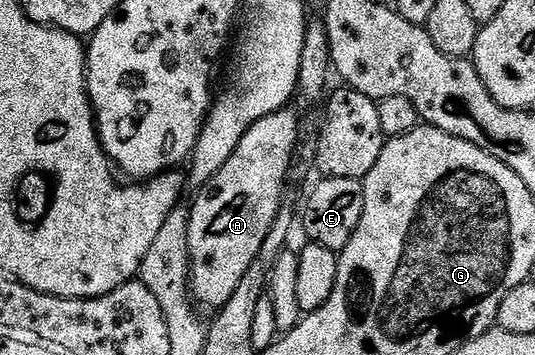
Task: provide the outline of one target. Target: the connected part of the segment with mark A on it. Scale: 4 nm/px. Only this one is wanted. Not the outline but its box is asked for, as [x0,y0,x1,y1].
[189,107,301,311]

